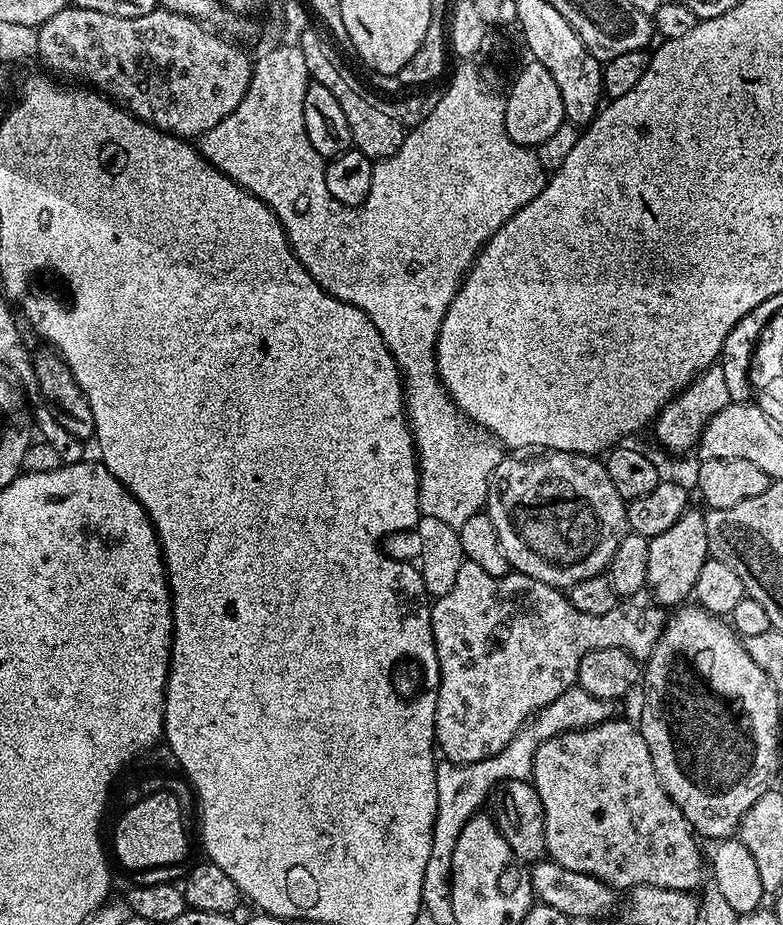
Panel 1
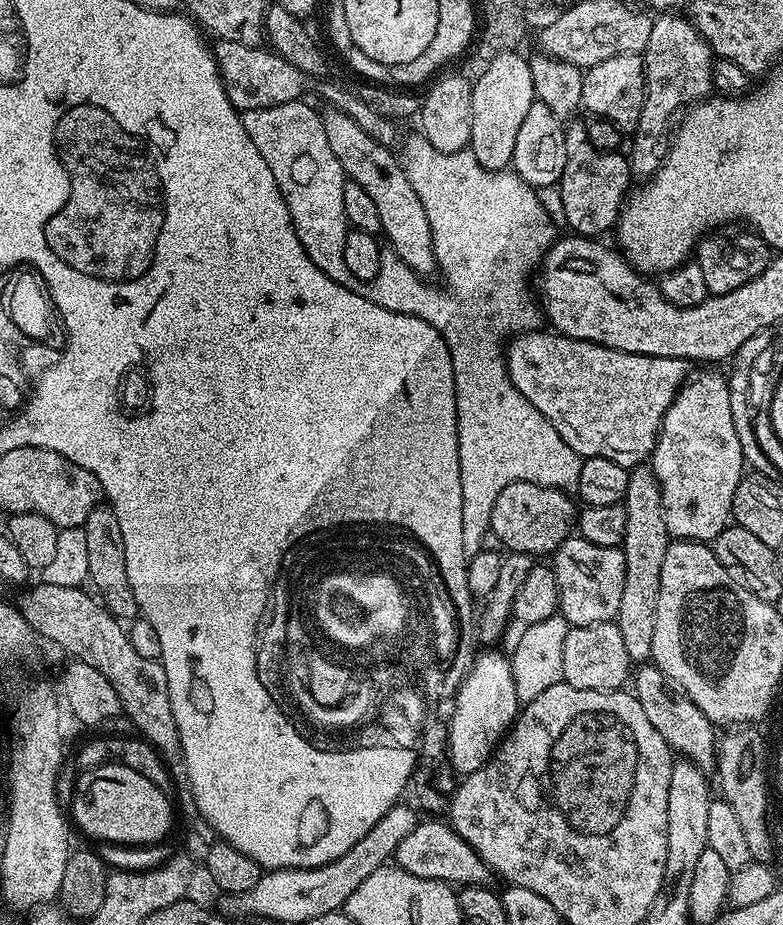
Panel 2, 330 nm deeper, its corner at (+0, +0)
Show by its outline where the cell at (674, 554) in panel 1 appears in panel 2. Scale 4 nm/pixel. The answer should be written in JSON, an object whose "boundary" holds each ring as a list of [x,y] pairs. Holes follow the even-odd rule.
{"boundary":[[[693,371],[690,378],[685,380],[660,422],[660,434],[650,457],[650,467],[660,484],[669,537],[711,542],[722,534],[724,528],[729,527],[734,494],[745,475],[746,465],[742,442],[738,442],[738,430],[734,430],[734,418],[730,414],[730,390],[725,373]]]}

